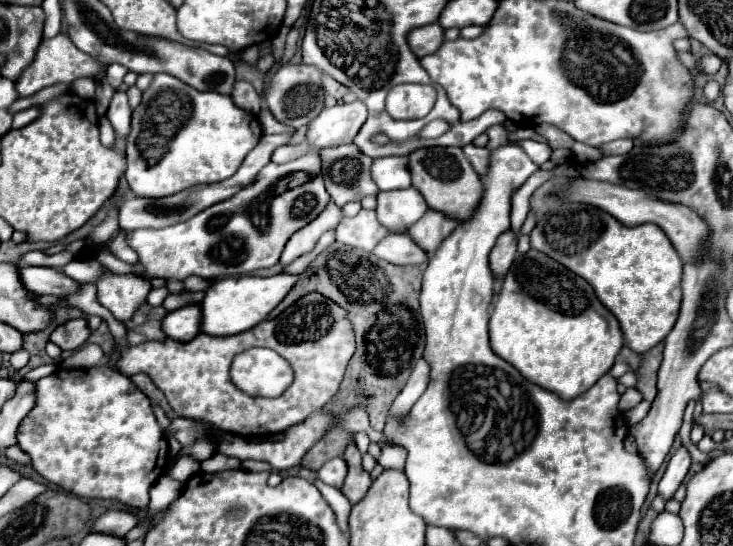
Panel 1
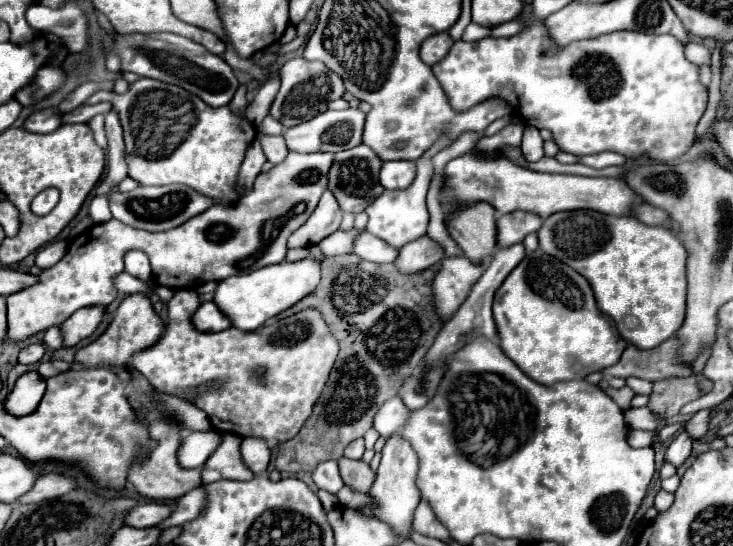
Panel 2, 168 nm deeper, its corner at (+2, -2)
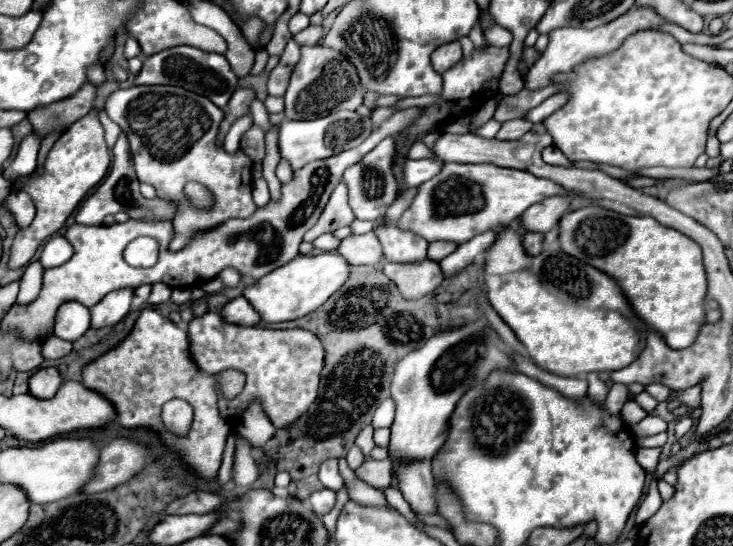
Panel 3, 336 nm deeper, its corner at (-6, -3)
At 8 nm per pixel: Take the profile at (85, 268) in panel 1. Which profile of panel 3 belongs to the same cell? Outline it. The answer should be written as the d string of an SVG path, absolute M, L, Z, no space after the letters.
M35 261L26 267L24 275L20 280L16 303L28 304L39 295L44 273L44 268L39 263Z

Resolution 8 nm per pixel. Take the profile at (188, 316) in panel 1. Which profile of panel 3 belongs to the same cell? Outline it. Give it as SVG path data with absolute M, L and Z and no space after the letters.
M244 297L228 301L220 315L228 323L236 323L236 325L258 325L260 323L260 315L256 313L256 309Z

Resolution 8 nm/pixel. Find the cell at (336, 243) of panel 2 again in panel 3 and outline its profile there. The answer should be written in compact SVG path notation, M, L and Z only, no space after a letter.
M320 235L316 241L312 241L312 245L318 249L318 251L336 251L338 249L338 239L334 235Z

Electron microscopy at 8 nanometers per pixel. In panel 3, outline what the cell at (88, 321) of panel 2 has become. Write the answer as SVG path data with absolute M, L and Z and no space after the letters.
M116 289L116 293L108 293L98 305L90 309L92 329L118 323L130 311L132 297L134 297L134 289Z

